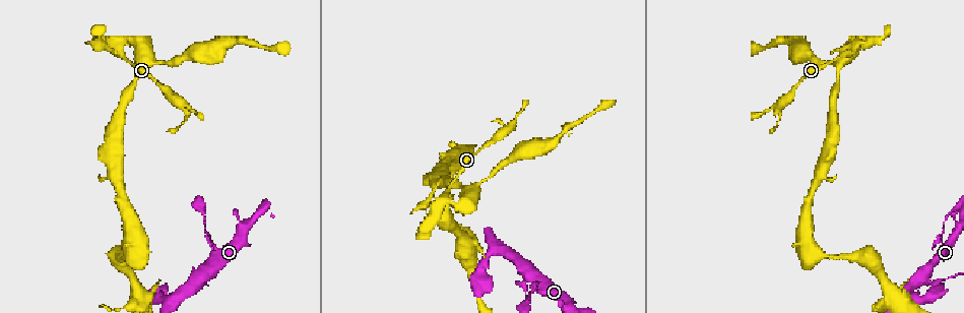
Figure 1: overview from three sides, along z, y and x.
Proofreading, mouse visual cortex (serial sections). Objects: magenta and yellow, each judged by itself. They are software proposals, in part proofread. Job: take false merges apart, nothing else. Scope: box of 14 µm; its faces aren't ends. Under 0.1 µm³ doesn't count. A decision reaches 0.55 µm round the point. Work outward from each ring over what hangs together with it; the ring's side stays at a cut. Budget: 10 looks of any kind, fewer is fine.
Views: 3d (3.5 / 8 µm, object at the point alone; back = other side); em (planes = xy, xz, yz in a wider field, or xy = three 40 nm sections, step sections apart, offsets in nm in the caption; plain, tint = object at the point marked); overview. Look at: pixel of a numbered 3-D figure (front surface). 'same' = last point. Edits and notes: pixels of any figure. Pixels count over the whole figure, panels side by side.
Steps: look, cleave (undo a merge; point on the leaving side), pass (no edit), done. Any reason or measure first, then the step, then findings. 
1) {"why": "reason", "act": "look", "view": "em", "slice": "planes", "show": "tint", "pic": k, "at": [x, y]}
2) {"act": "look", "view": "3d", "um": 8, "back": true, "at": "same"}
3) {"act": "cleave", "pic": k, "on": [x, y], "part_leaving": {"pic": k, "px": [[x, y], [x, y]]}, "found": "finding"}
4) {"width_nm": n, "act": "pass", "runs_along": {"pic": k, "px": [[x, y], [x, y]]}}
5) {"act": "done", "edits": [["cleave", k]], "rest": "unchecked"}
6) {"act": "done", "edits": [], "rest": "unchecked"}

{"why": "abrupt turn", "act": "look", "view": "3d", "um": 8, "pic": 1, "at": [138, 42]}

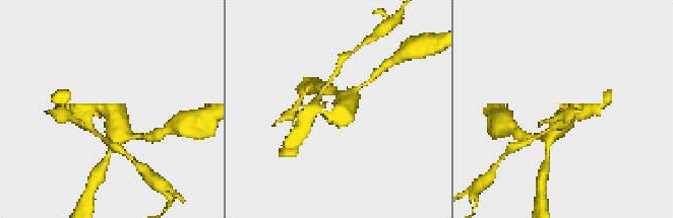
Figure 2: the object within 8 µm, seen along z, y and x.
{"act": "look", "view": "3d", "um": 3.5, "pic": 2, "at": [339, 114]}

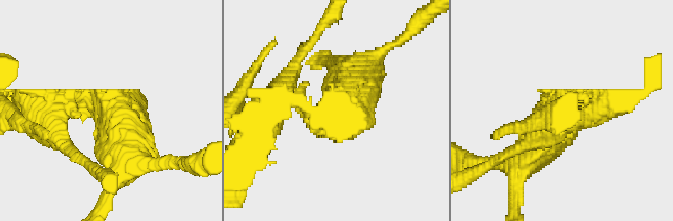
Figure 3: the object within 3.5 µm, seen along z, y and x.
{"arm_widths_nm": [250, 700], "act": "look", "view": "em", "slice": "planes", "show": "tint", "pic": 3, "at": [335, 117]}

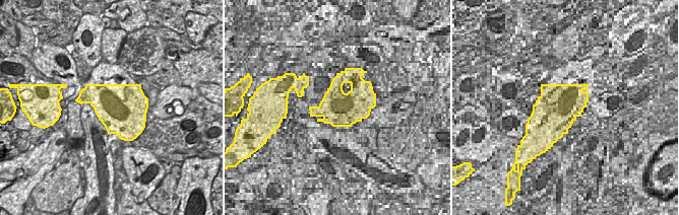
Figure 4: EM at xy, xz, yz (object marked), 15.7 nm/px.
{"act": "pass", "runs_along": {"pic": 3, "px": [[52, 112], [99, 101], [124, 127], [124, 158]]}, "found": "one cell here"}

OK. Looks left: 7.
{"why": "calibre changes", "act": "look", "view": "3d", "um": 3.5, "pic": 1, "at": [454, 185]}

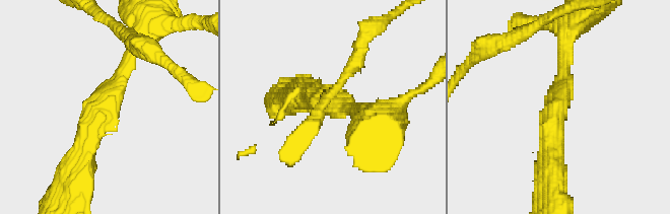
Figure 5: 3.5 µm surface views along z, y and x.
{"arm_widths_nm": [200, 400], "act": "look", "view": "em", "slice": "planes", "show": "tint", "pic": 5, "at": [560, 92]}

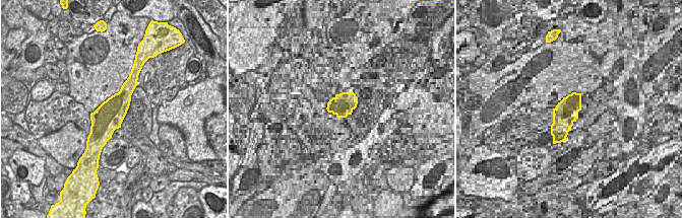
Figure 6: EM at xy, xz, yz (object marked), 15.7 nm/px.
{"width_nm": 460, "act": "pass", "runs_along": {"pic": 5, "px": [[144, 33], [97, 111], [85, 151]]}, "found": "one cell here"}

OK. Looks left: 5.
{"why": "abrupt turn", "act": "look", "view": "3d", "um": 3.5, "pic": 1, "at": [112, 142]}

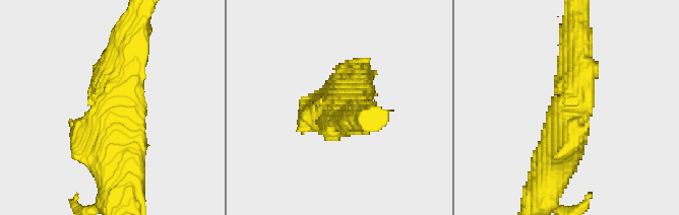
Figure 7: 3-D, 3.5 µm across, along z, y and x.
{"why": "need the tissue", "act": "look", "view": "em", "slice": "xy", "step": 2, "show": "tint", "pic": 7, "at": [112, 104]}

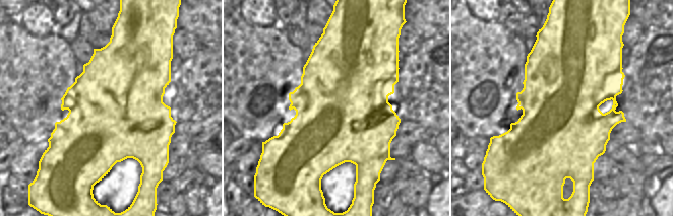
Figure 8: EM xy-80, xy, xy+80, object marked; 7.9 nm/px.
{"act": "pass", "found": "one cell here"}

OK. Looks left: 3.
{"why": "abrupt turn", "act": "look", "view": "3d", "um": 3.5, "pic": 1, "at": [204, 281]}

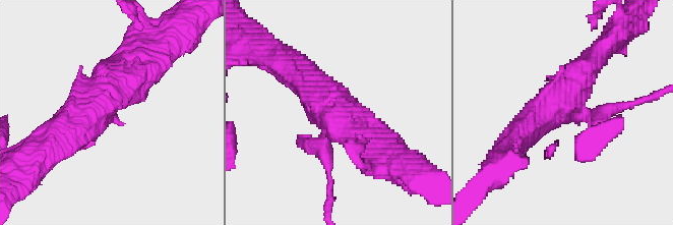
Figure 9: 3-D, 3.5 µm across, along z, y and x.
{"act": "look", "view": "em", "slice": "xy", "step": 5, "show": "tint", "pic": 9, "at": [579, 109]}

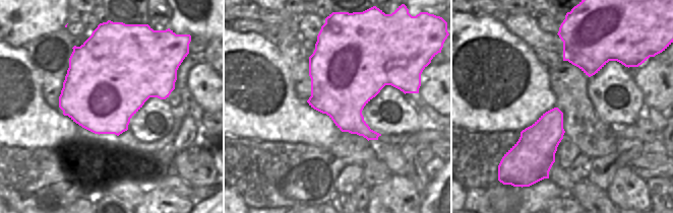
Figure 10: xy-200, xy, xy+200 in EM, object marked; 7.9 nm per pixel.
{"act": "pass", "runs_along": {"pic": 9, "px": [[155, 53], [70, 131]]}, "found": "one cell here"}

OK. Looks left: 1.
{"act": "done", "edits": [], "rest": "unchecked"}

